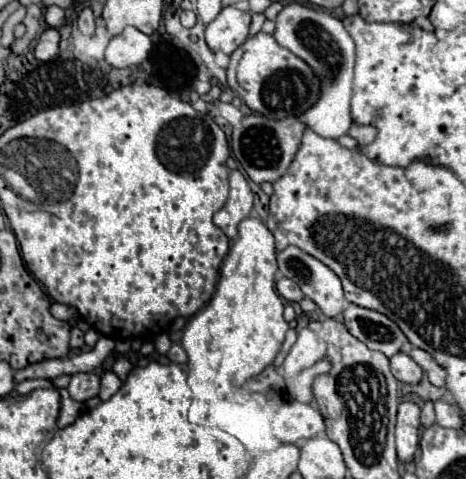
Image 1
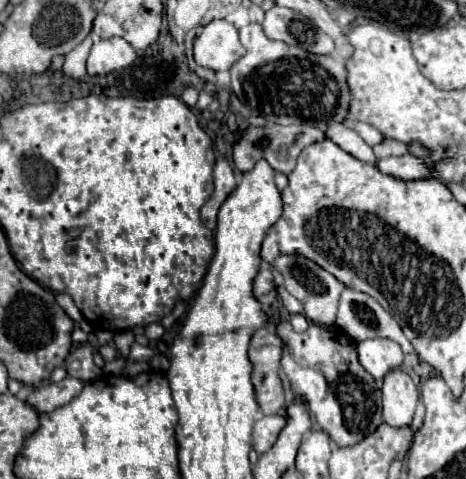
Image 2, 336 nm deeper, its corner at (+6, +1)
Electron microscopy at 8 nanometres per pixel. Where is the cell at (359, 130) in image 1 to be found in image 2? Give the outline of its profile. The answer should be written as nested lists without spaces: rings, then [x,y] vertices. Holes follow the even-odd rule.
[[[384,138],[380,144],[374,146],[374,154],[378,158],[386,158],[386,156],[392,156],[392,154],[406,154],[408,148],[402,144],[402,142],[396,142],[392,138]]]

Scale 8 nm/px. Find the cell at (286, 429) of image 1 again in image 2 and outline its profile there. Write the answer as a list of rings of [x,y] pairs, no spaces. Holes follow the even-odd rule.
[[[280,414],[274,416],[264,416],[254,424],[254,432],[252,432],[252,440],[254,440],[254,448],[256,452],[266,452],[274,446],[280,430],[286,426],[286,418]]]

